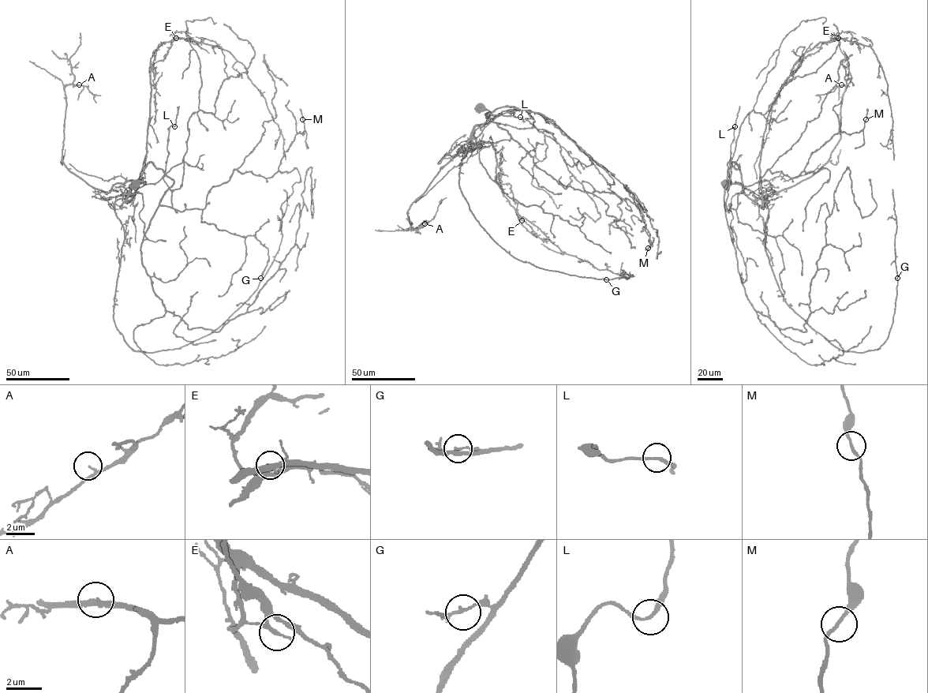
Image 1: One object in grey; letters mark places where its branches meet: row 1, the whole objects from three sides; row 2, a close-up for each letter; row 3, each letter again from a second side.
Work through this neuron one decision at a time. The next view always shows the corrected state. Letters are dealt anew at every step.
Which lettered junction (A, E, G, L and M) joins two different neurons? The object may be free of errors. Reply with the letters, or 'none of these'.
E

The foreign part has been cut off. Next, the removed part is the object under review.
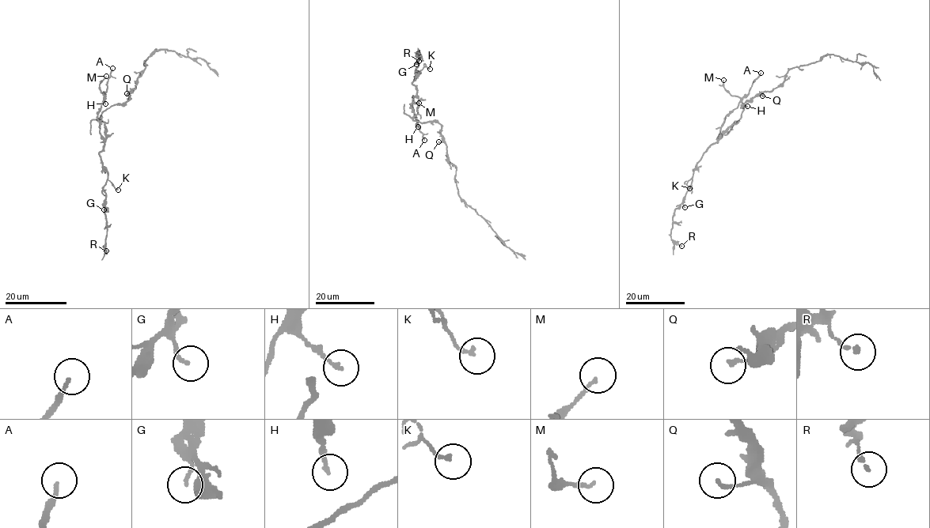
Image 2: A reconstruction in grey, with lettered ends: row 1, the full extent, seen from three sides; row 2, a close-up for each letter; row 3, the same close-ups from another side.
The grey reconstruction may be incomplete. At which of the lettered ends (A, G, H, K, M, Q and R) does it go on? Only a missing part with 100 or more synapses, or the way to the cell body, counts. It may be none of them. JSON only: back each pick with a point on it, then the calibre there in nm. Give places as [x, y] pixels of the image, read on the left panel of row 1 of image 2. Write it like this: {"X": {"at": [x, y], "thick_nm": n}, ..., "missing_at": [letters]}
{"missing_at": []}

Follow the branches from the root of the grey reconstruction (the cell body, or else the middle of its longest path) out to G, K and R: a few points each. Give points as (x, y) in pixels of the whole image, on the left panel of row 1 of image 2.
G: (125, 101), (108, 107), (100, 118), (104, 122), (106, 137), (99, 152), (108, 174), (103, 188), (104, 209)
K: (125, 101), (108, 107), (100, 118), (104, 122), (106, 138), (99, 155), (108, 179), (118, 190)
R: (125, 101), (108, 107), (100, 118), (104, 122), (106, 137), (99, 152), (108, 174), (103, 188), (106, 250)

